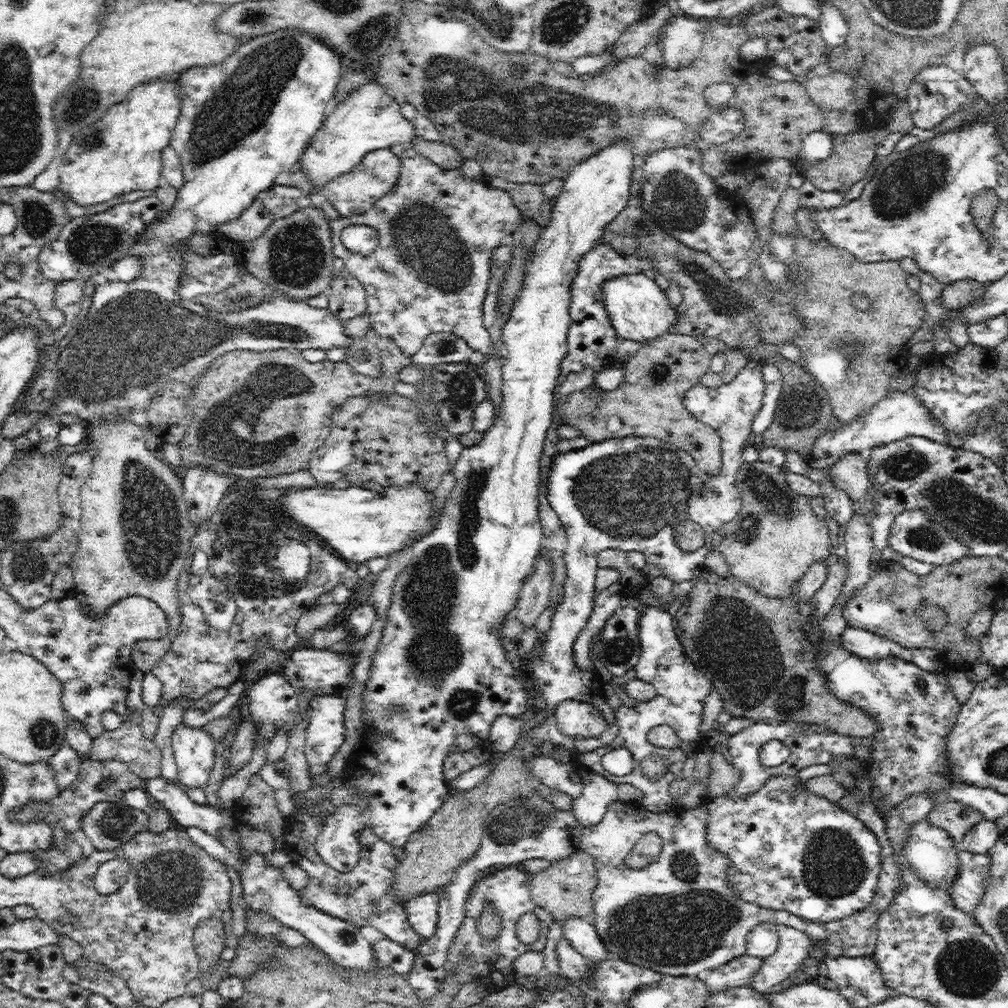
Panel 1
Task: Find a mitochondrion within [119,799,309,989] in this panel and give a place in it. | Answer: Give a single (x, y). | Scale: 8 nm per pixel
(165, 876)

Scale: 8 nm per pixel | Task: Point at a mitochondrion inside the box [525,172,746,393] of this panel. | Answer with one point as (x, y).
(641, 228)

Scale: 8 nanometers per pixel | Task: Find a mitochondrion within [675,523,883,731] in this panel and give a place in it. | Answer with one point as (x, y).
(793, 697)

